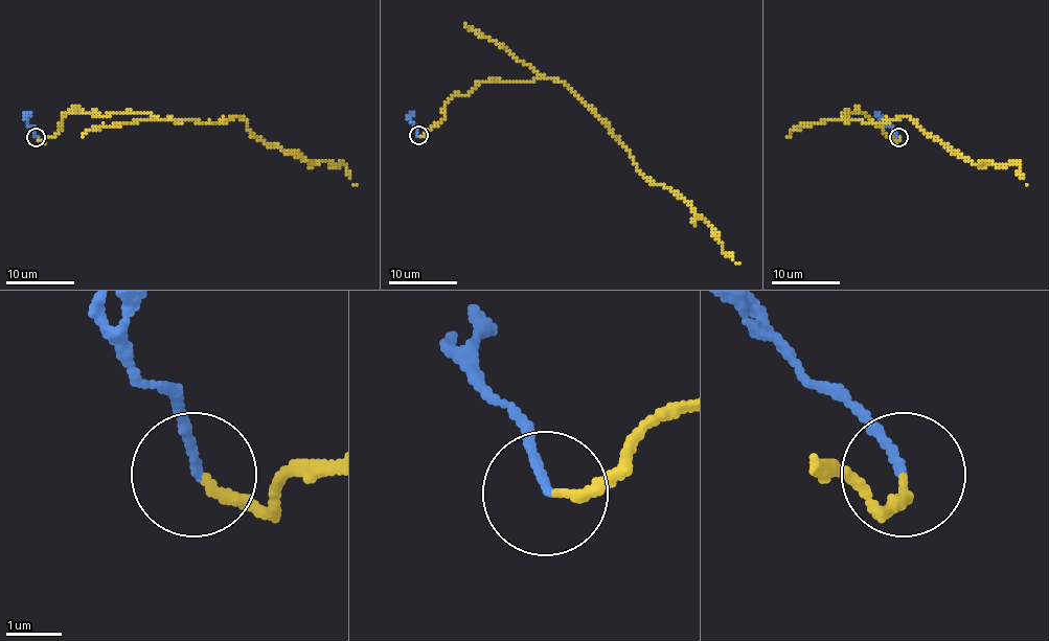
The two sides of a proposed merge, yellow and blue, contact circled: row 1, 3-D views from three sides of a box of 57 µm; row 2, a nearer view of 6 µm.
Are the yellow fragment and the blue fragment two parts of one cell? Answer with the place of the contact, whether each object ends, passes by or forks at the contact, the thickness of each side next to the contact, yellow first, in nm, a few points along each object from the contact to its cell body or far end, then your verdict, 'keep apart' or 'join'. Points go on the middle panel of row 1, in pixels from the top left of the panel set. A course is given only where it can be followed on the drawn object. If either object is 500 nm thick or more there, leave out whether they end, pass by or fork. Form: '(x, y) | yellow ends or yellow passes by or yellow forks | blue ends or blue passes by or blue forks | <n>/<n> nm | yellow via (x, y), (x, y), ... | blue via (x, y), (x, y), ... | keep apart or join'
(418, 135) | yellow ends | blue ends | 190/140 nm | yellow via (419, 135), (443, 116), (452, 96), (483, 81), (559, 78), (647, 178), (675, 190), (738, 264) | blue via (417, 135), (409, 118), (411, 111) | join

